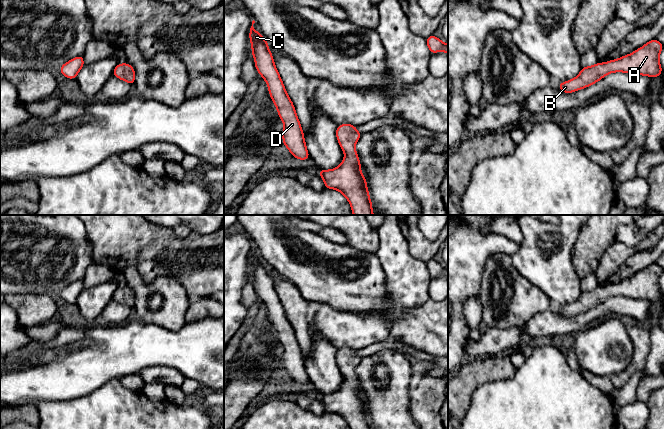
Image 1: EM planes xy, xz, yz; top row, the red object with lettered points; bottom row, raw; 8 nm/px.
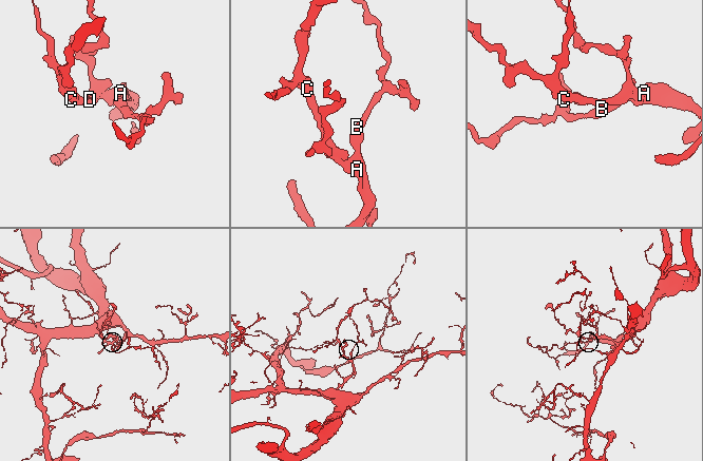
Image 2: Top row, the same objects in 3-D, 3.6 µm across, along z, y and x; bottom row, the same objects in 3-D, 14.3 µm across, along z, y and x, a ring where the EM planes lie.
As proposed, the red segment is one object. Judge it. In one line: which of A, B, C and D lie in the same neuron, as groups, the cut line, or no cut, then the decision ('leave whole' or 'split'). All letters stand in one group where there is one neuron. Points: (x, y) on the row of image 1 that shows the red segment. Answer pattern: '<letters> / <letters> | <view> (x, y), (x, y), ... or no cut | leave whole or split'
A B C D | no cut | leave whole

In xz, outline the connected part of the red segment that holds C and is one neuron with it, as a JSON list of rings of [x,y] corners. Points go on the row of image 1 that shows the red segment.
[[[253,20],[249,31],[252,55],[255,58],[256,70],[267,82],[270,97],[274,101],[278,115],[284,123],[283,144],[295,158],[299,160],[310,159],[295,107],[275,67],[272,53],[268,49],[268,42],[262,37],[260,32],[254,30],[254,23],[255,21]]]

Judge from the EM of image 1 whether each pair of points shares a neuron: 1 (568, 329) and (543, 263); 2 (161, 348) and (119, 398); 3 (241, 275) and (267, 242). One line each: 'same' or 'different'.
1: different
2: different
3: different

